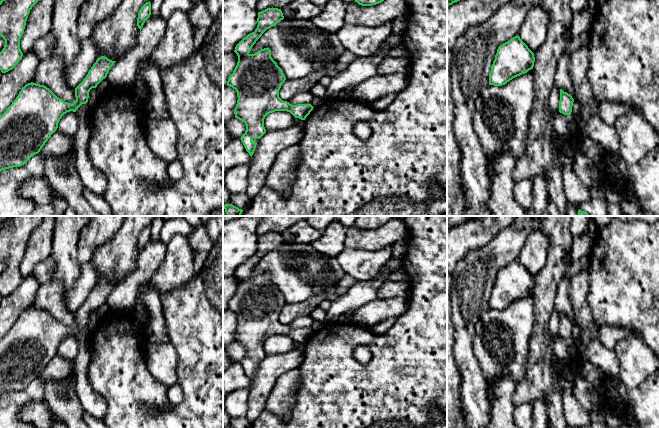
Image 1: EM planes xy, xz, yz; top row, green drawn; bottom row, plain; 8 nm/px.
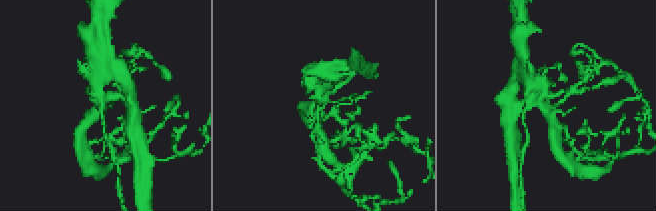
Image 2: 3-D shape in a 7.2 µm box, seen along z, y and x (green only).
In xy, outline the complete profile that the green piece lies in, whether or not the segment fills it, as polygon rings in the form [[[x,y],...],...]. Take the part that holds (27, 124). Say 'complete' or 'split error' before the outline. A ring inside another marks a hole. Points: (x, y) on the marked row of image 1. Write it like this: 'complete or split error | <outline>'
complete | [[[97,58],[83,81],[75,88],[76,101],[71,104],[58,98],[49,88],[26,84],[16,99],[0,116],[0,172],[20,167],[38,154],[67,112],[88,102],[92,88],[107,77],[116,61]]]

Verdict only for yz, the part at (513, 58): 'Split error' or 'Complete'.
Complete

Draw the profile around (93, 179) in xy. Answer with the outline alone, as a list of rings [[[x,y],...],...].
[[[88,103],[82,104],[77,110],[78,130],[73,136],[73,153],[75,169],[86,189],[103,196],[106,186],[106,176],[90,161],[87,146],[91,133],[92,108]]]

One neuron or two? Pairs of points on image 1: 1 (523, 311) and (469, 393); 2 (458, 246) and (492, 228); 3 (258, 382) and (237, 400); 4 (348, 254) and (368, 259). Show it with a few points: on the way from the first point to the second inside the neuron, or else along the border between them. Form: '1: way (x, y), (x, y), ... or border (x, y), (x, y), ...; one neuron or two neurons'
1: border (473, 350), (484, 378), (485, 390), (487, 392); two neurons
2: way (466, 238), (484, 229); one neuron
3: border (248, 389), (248, 410), (245, 414); two neurons
4: way (353, 259), (363, 259); one neuron

